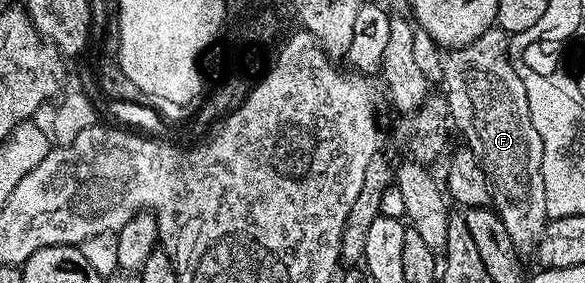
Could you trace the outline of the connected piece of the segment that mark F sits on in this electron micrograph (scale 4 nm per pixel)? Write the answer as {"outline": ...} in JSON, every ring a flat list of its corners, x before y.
{"outline":[[493,26,463,48,450,49,442,57,443,81,451,120,463,135,462,143,470,148,485,170,491,185,490,203,505,222,509,238,519,254,534,253,547,230,545,178,541,174,543,143,529,114,525,86,513,70,507,53,508,33]]}

